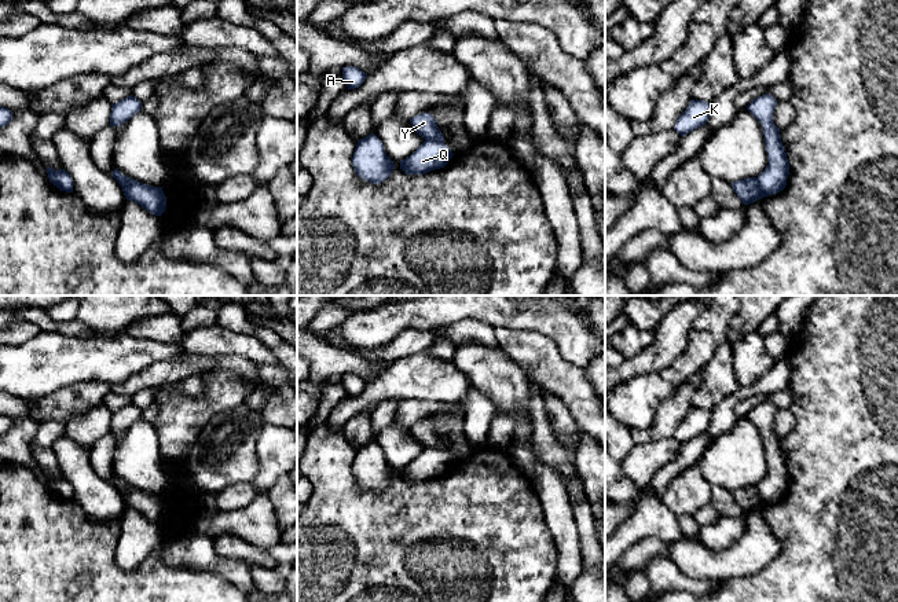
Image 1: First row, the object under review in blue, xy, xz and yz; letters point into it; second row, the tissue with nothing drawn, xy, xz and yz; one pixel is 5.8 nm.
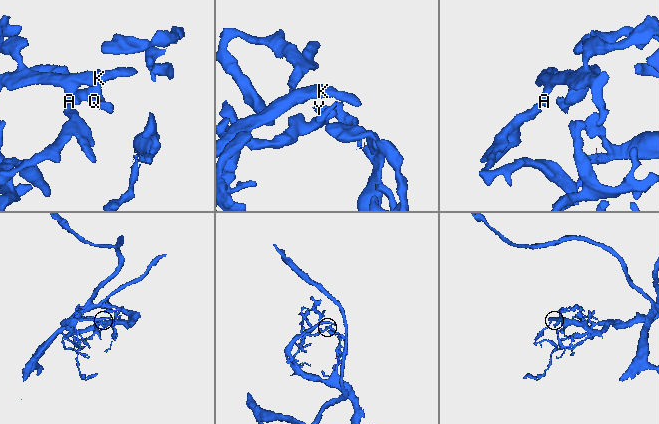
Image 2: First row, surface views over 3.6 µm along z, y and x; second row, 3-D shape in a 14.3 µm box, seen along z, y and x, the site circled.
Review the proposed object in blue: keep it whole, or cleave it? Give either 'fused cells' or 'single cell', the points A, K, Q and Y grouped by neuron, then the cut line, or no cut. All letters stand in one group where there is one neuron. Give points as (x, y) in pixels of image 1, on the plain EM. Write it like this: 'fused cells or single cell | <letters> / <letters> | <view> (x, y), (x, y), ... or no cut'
fused cells | A K Q / Y | yz (755, 485), (763, 503)

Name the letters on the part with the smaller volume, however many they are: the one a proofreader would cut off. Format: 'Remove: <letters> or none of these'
Remove: Y

